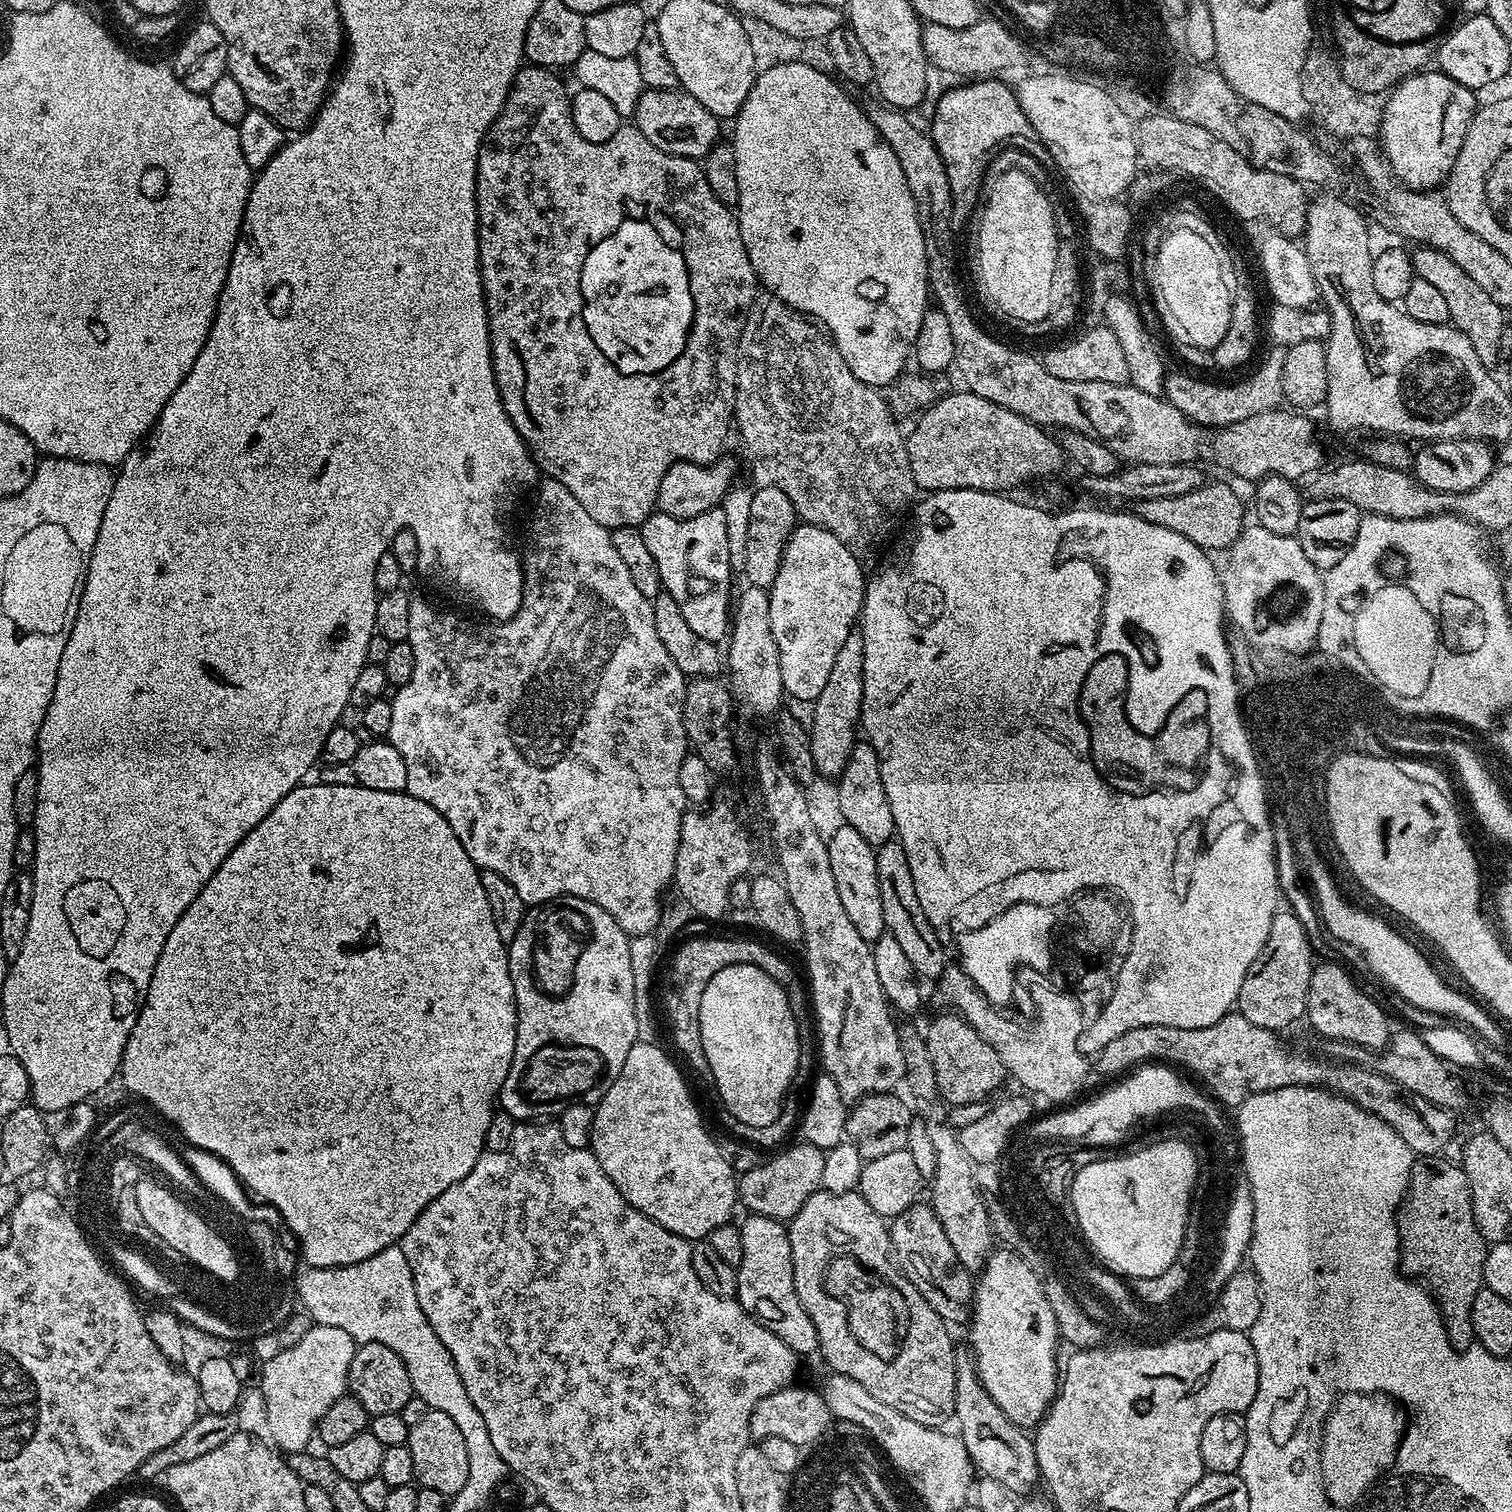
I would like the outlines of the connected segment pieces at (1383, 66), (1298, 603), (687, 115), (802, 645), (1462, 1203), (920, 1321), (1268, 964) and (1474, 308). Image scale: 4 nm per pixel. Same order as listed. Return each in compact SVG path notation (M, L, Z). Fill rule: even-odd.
M1347 11L1345 13L1328 12L1326 19L1335 25L1340 51L1344 53L1344 77L1347 77L1347 81L1354 84L1356 88L1378 89L1388 84L1399 84L1407 76L1414 76L1418 72L1425 71L1433 63L1432 40L1419 40L1405 44L1379 40L1363 32Z
M1260 524L1247 525L1228 549L1228 560L1221 571L1227 619L1258 648L1272 648L1286 654L1308 653L1308 638L1318 638L1324 609L1324 577L1321 569L1310 562L1295 537L1273 534Z
M645 88L638 98L634 113L634 126L646 134L646 142L654 142L658 150L666 150L666 154L674 154L682 158L703 161L705 154L721 139L721 121L702 102L695 100L691 94L683 90L654 90Z
M797 523L789 537L778 566L778 574L768 589L770 598L770 630L774 630L774 642L778 642L778 662L782 666L782 682L785 693L796 700L814 702L822 694L834 666L834 657L846 638L857 627L864 606L866 575L860 569L861 561L830 530L822 530L813 524Z
M1443 1155L1421 1156L1412 1165L1410 1191L1396 1214L1396 1229L1400 1235L1400 1268L1409 1277L1423 1282L1431 1294L1438 1294L1435 1302L1442 1302L1440 1316L1444 1320L1448 1340L1456 1351L1464 1352L1476 1344L1472 1307L1474 1294L1478 1294L1482 1286L1478 1278L1484 1278L1489 1245L1482 1234L1478 1234L1478 1226L1470 1224L1474 1222L1474 1210L1463 1167L1444 1159ZM1422 1188L1442 1188L1442 1204L1446 1204L1442 1214L1438 1214L1434 1204L1430 1208L1424 1204L1426 1198L1422 1198Z
M900 1286L904 1298L908 1300L910 1312L912 1312L912 1328L910 1328L910 1340L908 1348L904 1350L902 1358L898 1358L892 1366L882 1366L876 1360L864 1360L856 1362L856 1377L859 1385L865 1390L870 1390L878 1402L886 1402L898 1414L906 1414L906 1418L914 1418L914 1422L925 1426L940 1428L953 1419L956 1415L956 1403L954 1402L954 1386L956 1385L956 1349L952 1344L952 1336L949 1325L918 1294L913 1286Z
M1278 910L1270 922L1270 934L1266 934L1266 942L1254 958L1254 962L1249 968L1243 969L1244 977L1242 986L1236 995L1234 1005L1235 1011L1242 1014L1242 1018L1247 1018L1249 1022L1254 1022L1254 1026L1262 1026L1271 1032L1280 1032L1291 1026L1295 1020L1303 1021L1308 1011L1308 995L1310 994L1310 978L1314 967L1314 953L1310 946L1310 938L1306 930L1302 930L1302 922L1291 910Z
M1420 246L1412 252L1412 265L1416 271L1417 277L1426 282L1431 282L1437 290L1442 290L1442 295L1450 310L1451 327L1457 328L1466 338L1470 338L1470 346L1474 346L1474 354L1482 363L1489 366L1495 365L1499 361L1500 347L1502 346L1502 332L1506 325L1506 313L1490 294L1485 294L1483 290L1446 254L1427 246Z

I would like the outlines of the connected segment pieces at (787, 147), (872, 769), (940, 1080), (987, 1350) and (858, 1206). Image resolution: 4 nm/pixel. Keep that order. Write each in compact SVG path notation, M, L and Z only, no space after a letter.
M800 60L772 64L765 72L763 69L757 75L750 94L746 94L746 102L742 102L739 112L734 117L736 129L730 137L734 163L738 166L738 202L734 206L734 215L742 234L742 246L746 246L746 254L754 266L757 281L763 287L765 284L768 287L765 289L771 295L789 304L795 312L802 312L823 325L836 343L836 349L842 354L846 366L850 366L854 378L866 382L874 389L884 390L887 384L892 384L899 378L904 363L907 360L909 362L913 355L915 339L918 338L923 316L930 308L926 242L922 226L918 222L918 210L914 206L910 186L906 186L906 174L902 174L902 166L898 166L894 150L890 150L890 146L886 146L886 142L881 140L876 133L876 127L868 121L863 107L859 103L856 105L839 88L841 85L831 75L829 76L822 69L815 68L812 64L803 64Z
M858 742L850 750L850 758L840 771L836 784L836 808L840 811L840 820L854 826L866 842L881 846L896 834L894 814L890 814L890 802L886 798L886 786L882 786L882 770L874 746L867 742Z
M947 1011L934 1017L923 1033L940 1099L948 1106L988 1100L991 1092L1006 1080L1002 1058L998 1058L998 1050L994 1050L994 1046L990 1046L990 1042L986 1042L963 1016Z
M1011 1250L993 1251L985 1262L974 1284L974 1303L972 1306L972 1344L970 1351L976 1362L976 1373L980 1375L982 1386L998 1402L1002 1414L1010 1418L1018 1427L1032 1430L1044 1419L1058 1391L1058 1364L1056 1368L1056 1344L1060 1331L1054 1322L1054 1310L1046 1302L1046 1294L1040 1279L1032 1267L1022 1257Z
M819 1190L810 1198L806 1198L805 1204L787 1221L786 1227L790 1238L790 1254L798 1276L810 1276L814 1266L820 1268L822 1256L826 1256L826 1252L840 1250L856 1252L856 1256L868 1264L886 1266L886 1260L882 1260L882 1252L880 1256L876 1256L878 1260L872 1260L870 1256L874 1256L872 1250L878 1252L892 1248L891 1242L888 1241L888 1224L885 1217L870 1210L866 1198L862 1198L859 1191L834 1194Z

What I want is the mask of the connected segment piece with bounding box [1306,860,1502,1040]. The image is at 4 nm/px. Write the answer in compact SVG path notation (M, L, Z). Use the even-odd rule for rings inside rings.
M1312 860L1308 864L1308 868L1306 864L1306 876L1310 884L1310 879L1312 879L1313 885L1311 884L1311 887L1314 889L1315 903L1318 905L1318 916L1329 937L1333 941L1346 942L1355 949L1362 957L1366 968L1369 968L1374 975L1381 976L1384 979L1381 981L1391 988L1396 995L1408 1000L1422 1010L1435 1012L1441 1018L1453 1016L1451 1018L1453 1021L1467 1026L1477 1037L1485 1036L1486 1039L1492 1040L1496 1035L1497 1037L1501 1035L1501 1025L1471 995L1468 995L1469 997L1463 996L1458 989L1451 988L1428 965L1427 958L1406 937L1399 936L1390 925L1383 924L1378 917L1371 916L1370 913L1363 912L1362 909L1355 908L1352 904L1347 904L1340 897L1340 892L1336 889L1336 884L1332 881L1332 876L1328 873L1328 868L1322 861ZM1314 887L1316 887L1316 892Z

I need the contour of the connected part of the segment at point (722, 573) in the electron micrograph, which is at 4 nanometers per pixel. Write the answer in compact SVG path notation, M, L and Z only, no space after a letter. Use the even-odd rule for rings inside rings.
M714 507L709 512L703 512L694 518L686 518L685 520L670 518L666 514L662 514L659 510L656 510L640 525L639 530L642 538L646 538L646 546L650 550L650 555L654 557L654 562L658 562L658 574L660 575L663 591L669 592L674 598L674 602L678 602L683 616L686 617L686 623L690 625L690 630L694 630L694 634L698 634L698 638L706 638L713 642L723 641L730 631L730 596L728 600L728 591L731 590L732 579L734 579L732 563L730 562L730 546L726 542L726 514L723 507Z

